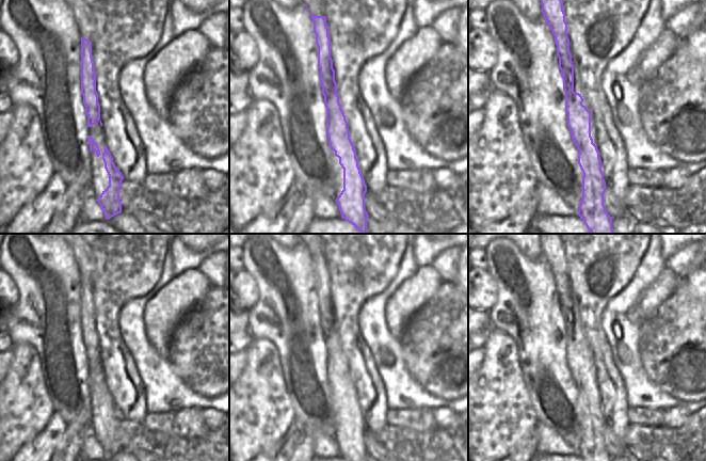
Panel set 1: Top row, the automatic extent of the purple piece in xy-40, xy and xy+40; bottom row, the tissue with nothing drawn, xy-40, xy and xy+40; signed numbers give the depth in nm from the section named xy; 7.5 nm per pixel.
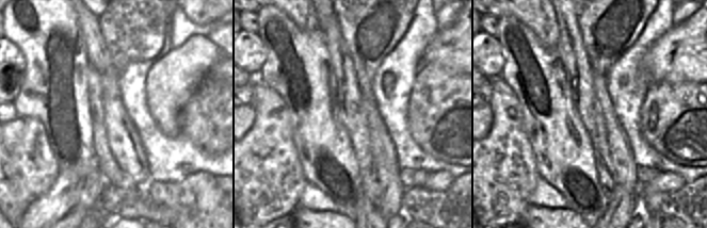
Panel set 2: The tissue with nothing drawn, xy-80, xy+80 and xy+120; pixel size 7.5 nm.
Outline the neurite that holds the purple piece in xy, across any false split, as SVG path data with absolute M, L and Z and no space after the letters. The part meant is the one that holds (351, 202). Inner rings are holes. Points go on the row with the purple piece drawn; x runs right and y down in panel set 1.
M309 12L314 21L316 45L318 47L318 66L320 68L320 85L326 107L326 134L331 150L339 158L343 169L343 190L335 200L341 219L351 223L360 234L367 233L365 194L367 186L358 166L356 152L350 139L350 130L346 115L339 102L335 70L331 58L331 38L325 16L315 16Z

